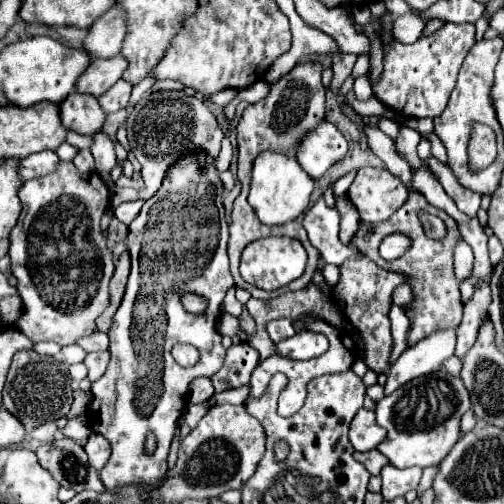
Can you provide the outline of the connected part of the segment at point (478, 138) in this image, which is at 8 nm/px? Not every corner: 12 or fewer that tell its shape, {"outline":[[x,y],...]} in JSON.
{"outline":[[475,124],[471,164],[487,168],[497,154],[495,132]]}

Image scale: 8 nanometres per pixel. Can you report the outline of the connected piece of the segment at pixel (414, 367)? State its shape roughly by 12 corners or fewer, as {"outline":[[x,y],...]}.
{"outline":[[455,330],[407,348],[387,374],[385,396],[453,356]]}

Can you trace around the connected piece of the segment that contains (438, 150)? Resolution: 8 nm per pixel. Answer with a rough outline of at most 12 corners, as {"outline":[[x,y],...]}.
{"outline":[[435,134],[425,136],[431,140],[431,152],[439,162],[447,164],[445,146]]}

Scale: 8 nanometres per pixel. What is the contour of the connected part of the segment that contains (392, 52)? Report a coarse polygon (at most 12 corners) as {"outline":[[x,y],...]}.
{"outline":[[447,22],[385,48],[375,96],[401,116],[439,116],[475,25]]}

